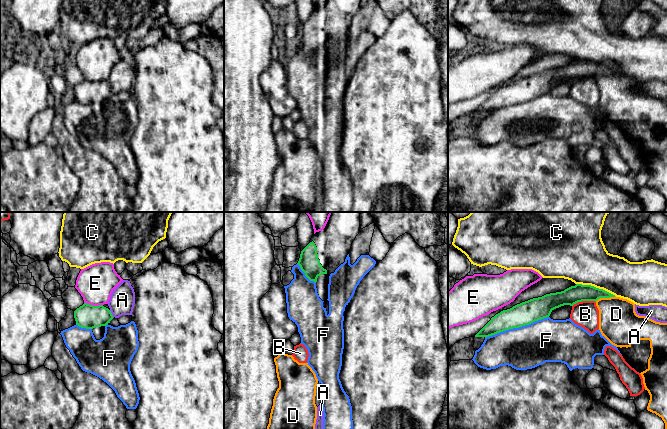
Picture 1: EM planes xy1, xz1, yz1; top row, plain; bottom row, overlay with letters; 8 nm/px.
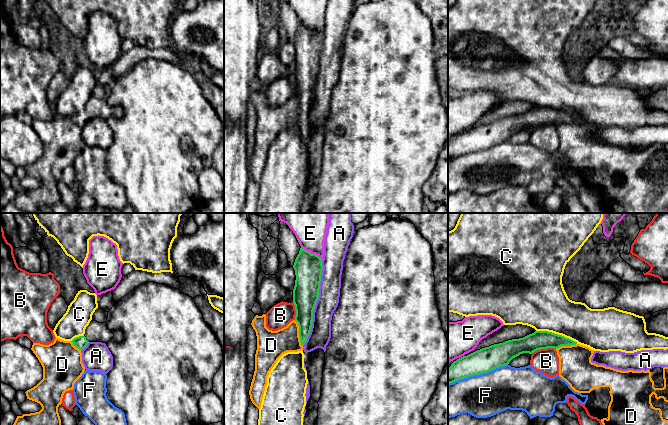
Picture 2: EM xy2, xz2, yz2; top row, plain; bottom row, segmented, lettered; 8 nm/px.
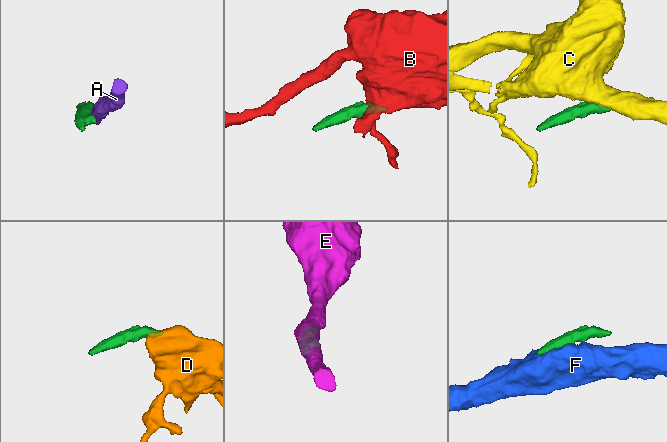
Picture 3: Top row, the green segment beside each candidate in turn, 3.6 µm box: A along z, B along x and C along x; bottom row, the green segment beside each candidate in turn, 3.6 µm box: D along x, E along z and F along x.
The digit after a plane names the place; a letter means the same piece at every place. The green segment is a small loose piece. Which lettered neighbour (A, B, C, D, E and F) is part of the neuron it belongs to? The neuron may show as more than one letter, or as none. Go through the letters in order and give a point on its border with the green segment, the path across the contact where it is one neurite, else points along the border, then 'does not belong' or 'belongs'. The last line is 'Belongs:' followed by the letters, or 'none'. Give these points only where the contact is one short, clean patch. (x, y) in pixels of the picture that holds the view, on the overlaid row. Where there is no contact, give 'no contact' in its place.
A: meets green in xz2 at (315, 303); does not belong
B: meets green in yz2 at (543, 348); border along yz2 (555, 348), (540, 348), (531, 353); does not belong
C: meets green in yz2 at (557, 334); border along yz2 (536, 330), (547, 330), (561, 334), (577, 343); does not belong
D: meets green in xz2 at (299, 333); border along xz2 (294, 320), (298, 326), (298, 336), (302, 346); does not belong
E: meets green in xz2 at (312, 254); does not belong
F: meets green in yz1 at (516, 327); does not belong
Belongs: none

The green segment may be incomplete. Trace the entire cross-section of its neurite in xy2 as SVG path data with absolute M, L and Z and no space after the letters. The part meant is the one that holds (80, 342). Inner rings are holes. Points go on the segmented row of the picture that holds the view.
M91 320L85 329L85 334L74 338L71 342L79 350L83 350L89 342L107 343L113 339L114 334L108 329L106 322L99 323Z

